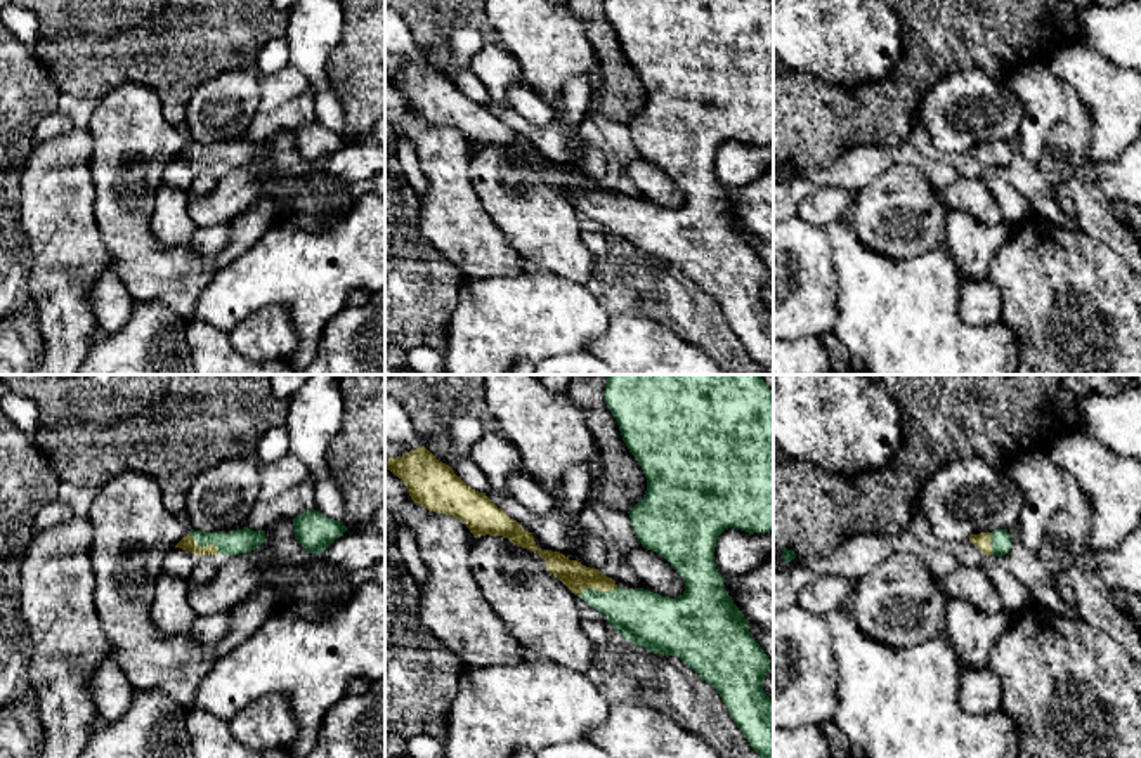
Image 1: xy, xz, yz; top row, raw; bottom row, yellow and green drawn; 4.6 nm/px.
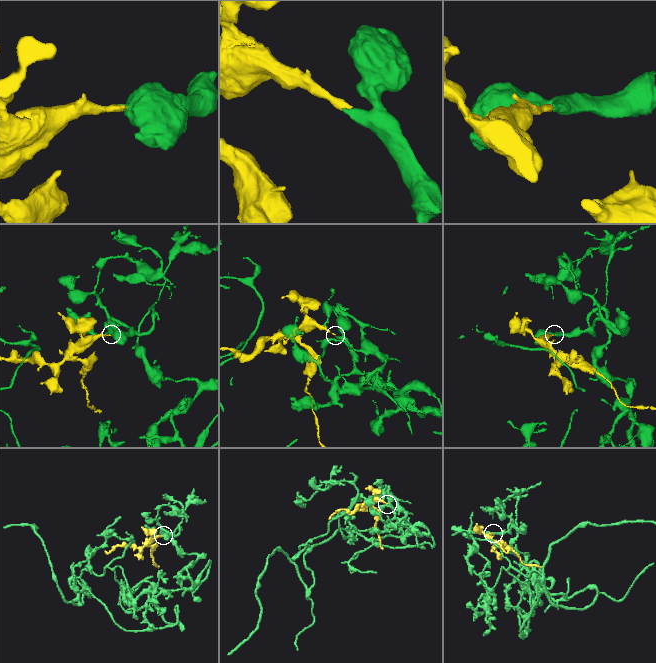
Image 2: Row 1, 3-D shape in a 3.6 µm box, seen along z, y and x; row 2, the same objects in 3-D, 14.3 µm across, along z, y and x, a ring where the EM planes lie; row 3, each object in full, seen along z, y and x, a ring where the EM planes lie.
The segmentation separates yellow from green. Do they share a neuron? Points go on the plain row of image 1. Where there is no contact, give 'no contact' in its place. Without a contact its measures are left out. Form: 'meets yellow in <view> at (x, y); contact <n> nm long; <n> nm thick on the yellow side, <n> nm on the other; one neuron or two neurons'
meets yellow in xz at (597, 202); contact 190 nm long; 130 nm thick on the yellow side, 240 nm on the other; one neuron

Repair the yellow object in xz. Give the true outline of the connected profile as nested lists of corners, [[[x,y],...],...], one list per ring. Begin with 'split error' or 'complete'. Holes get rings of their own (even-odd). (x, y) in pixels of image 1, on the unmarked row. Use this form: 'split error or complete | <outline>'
split error | [[[605,0],[603,10],[619,36],[623,52],[647,88],[643,109],[628,123],[633,142],[643,160],[664,168],[685,191],[685,203],[676,210],[643,199],[623,201],[598,180],[569,172],[560,163],[539,161],[529,142],[524,142],[517,132],[498,120],[486,104],[468,99],[449,76],[439,73],[425,57],[397,69],[385,68],[385,82],[404,94],[414,114],[430,123],[460,130],[475,149],[503,147],[513,156],[538,165],[546,173],[550,186],[590,219],[602,224],[616,245],[626,252],[654,265],[680,269],[716,300],[749,357],[766,375],[773,375],[773,310],[763,302],[770,271],[753,250],[749,232],[723,199],[725,189],[714,175],[716,151],[725,140],[734,139],[749,146],[773,140],[773,3],[770,0]]]

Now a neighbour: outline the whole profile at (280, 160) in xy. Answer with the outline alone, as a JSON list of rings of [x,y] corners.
[[[279,130],[265,140],[265,153],[244,167],[276,184],[305,173],[309,165],[295,149],[293,130]]]

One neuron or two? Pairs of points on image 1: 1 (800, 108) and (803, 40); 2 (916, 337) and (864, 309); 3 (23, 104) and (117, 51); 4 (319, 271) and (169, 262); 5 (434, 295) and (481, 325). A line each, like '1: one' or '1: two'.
1: two
2: one
3: two
4: two
5: two

